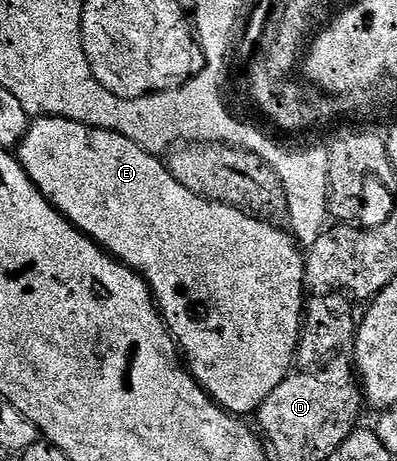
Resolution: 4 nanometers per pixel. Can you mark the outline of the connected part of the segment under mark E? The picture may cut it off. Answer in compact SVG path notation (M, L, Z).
M39 116L33 121L31 127L26 129L26 135L22 137L17 149L16 155L22 162L22 168L30 175L30 181L45 194L47 200L62 213L65 219L69 220L75 228L78 228L85 236L90 237L94 243L100 245L106 249L115 260L122 261L127 268L134 269L139 276L143 276L146 280L146 284L149 286L150 291L153 292L156 301L156 307L162 314L162 319L166 321L166 326L170 330L170 335L173 336L175 344L178 345L181 355L184 357L185 363L188 365L189 371L192 373L195 380L202 385L202 389L206 391L206 395L218 405L219 408L226 409L227 412L239 417L246 418L246 415L257 413L258 407L264 402L264 398L268 398L268 394L272 394L272 390L276 390L276 386L280 386L282 382L286 380L286 377L291 375L292 369L296 364L296 353L298 351L298 335L302 333L302 317L304 315L304 285L306 282L306 261L300 248L293 245L287 237L290 232L285 236L279 235L277 230L271 231L271 228L267 228L262 221L251 220L248 214L241 213L238 208L232 207L230 204L218 204L214 200L206 200L203 196L198 196L192 190L188 190L178 181L172 173L167 170L166 165L162 161L155 158L152 152L145 152L139 144L132 142L128 138L124 138L120 134L115 132L109 132L103 128L89 128L87 124L81 124L80 122L72 122L71 120L65 120L59 116Z

